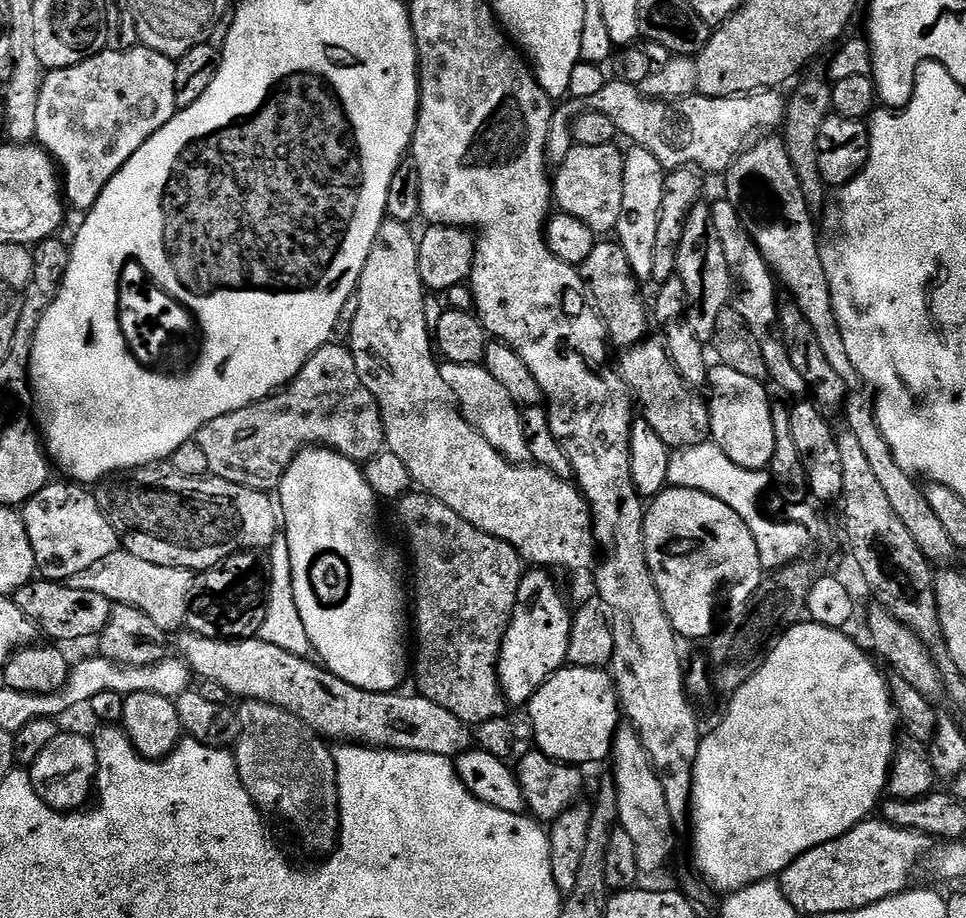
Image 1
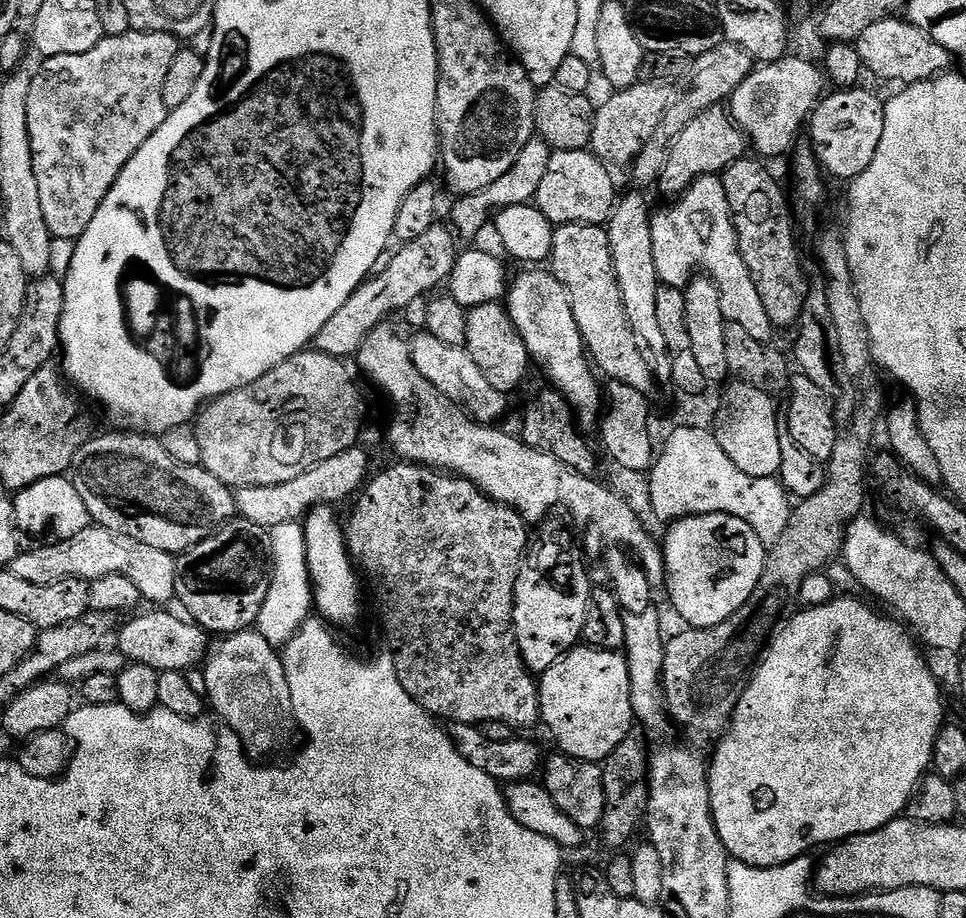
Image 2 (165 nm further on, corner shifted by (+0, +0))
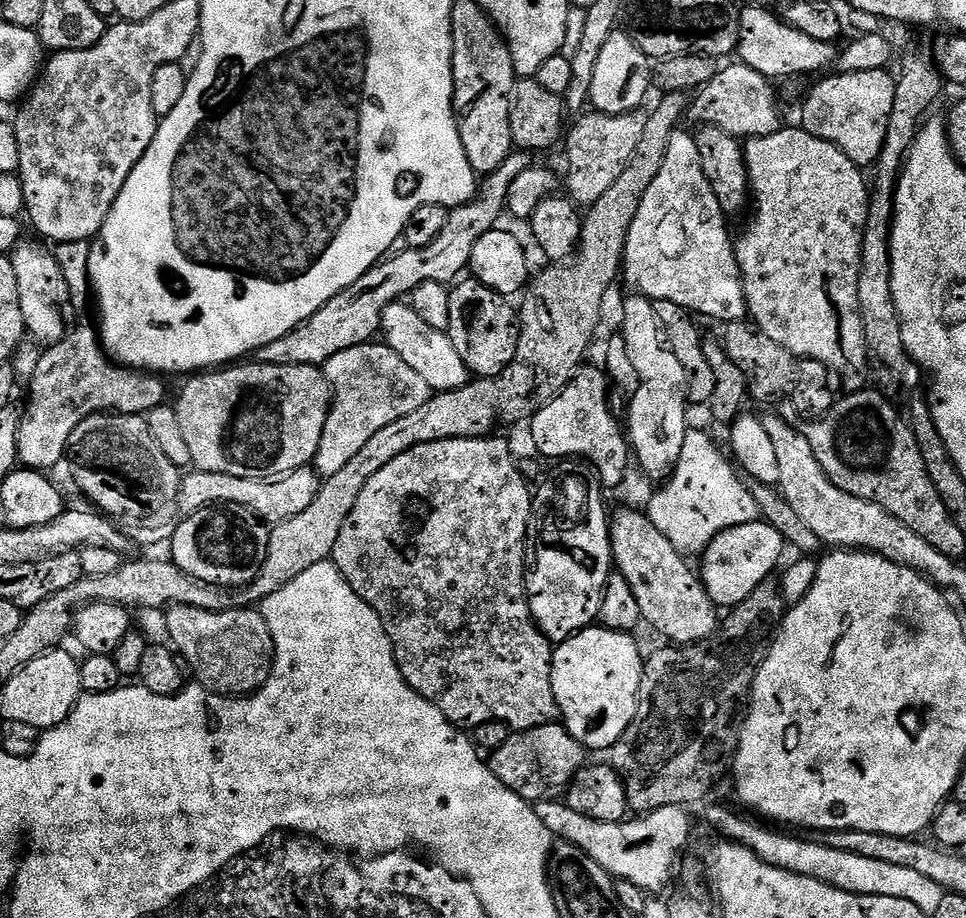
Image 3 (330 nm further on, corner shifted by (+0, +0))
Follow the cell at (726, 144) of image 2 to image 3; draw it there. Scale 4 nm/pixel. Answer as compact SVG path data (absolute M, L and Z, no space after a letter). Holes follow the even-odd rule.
M733 62L725 63L718 74L702 85L695 93L696 101L691 101L690 116L696 122L722 126L726 134L737 138L762 138L782 127L780 121L780 104L776 101L773 81L766 79L758 70L750 70L750 66Z

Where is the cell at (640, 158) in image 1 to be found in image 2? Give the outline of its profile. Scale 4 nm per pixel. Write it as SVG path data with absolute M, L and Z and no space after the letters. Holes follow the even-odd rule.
M632 190L629 196L621 195L606 225L610 238L610 254L614 258L614 274L618 278L618 290L622 290L622 306L626 306L626 318L632 332L647 351L661 356L654 364L655 371L671 377L672 362L667 357L666 338L662 335L662 325L658 322L657 299L661 282L658 270L654 266L654 242L652 241L653 209L648 209L644 201L643 191ZM649 348L649 349L648 349ZM660 371L660 372L659 372Z

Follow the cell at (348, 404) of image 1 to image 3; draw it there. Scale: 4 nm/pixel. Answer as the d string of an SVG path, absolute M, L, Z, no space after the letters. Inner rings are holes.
M240 362L235 366L224 366L219 370L208 370L203 374L193 375L184 384L180 397L174 400L178 414L178 423L182 426L182 434L186 438L190 458L193 465L201 472L214 474L234 474L238 478L258 478L259 480L274 480L277 476L285 476L294 470L311 465L318 454L318 442L322 442L322 430L326 426L328 411L332 408L332 388L328 384L323 371L315 364L299 364L298 366L278 366L277 364L262 364L259 362Z

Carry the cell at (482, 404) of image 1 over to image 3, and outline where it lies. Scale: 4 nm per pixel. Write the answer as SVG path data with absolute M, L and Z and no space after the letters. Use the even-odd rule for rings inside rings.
M397 302L389 304L384 312L384 323L382 325L382 340L388 347L423 378L436 392L453 392L461 388L463 384L469 383L470 373L468 367L462 362L462 354L454 350L454 342L447 332L434 330L434 326L426 326L418 314L407 303Z

